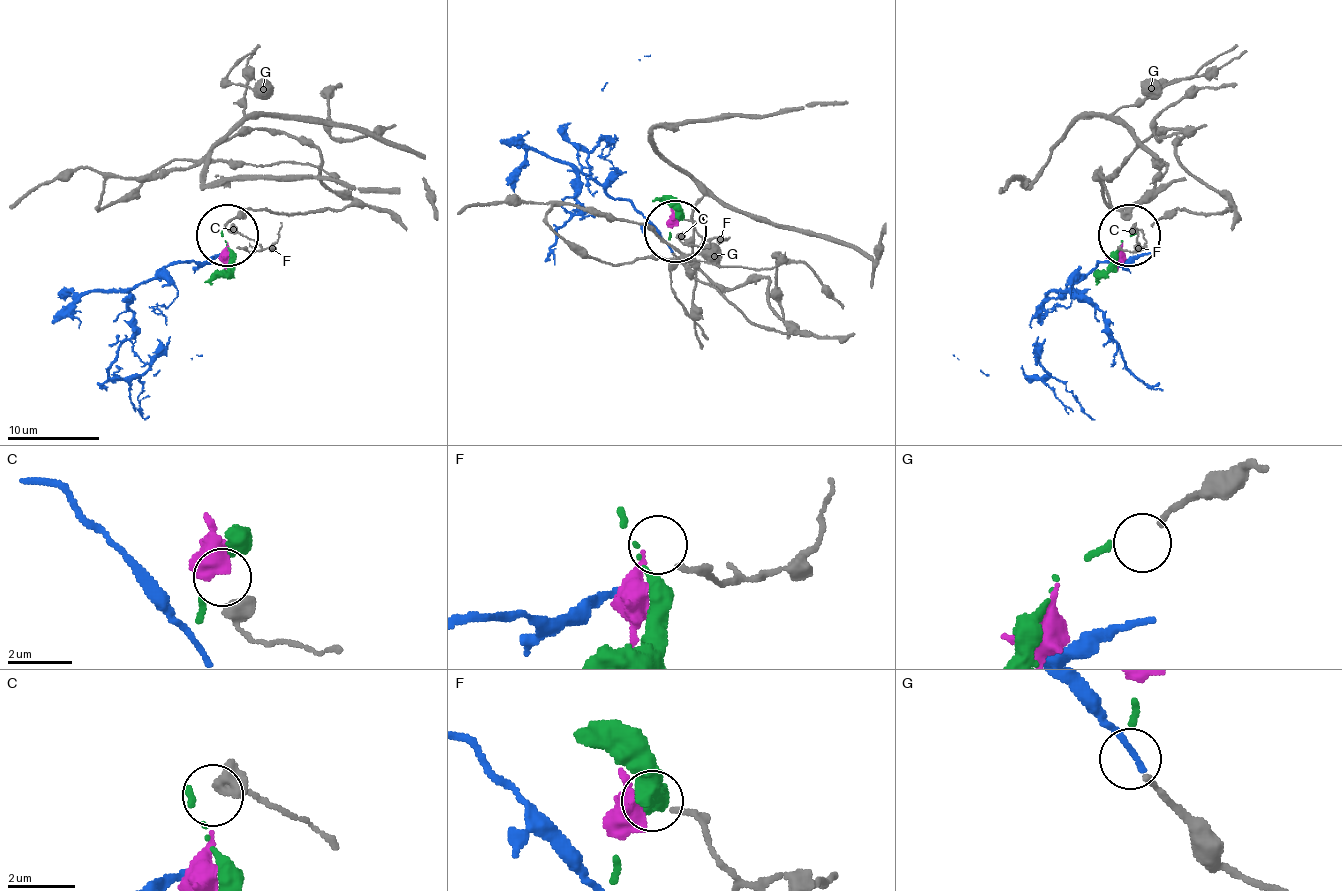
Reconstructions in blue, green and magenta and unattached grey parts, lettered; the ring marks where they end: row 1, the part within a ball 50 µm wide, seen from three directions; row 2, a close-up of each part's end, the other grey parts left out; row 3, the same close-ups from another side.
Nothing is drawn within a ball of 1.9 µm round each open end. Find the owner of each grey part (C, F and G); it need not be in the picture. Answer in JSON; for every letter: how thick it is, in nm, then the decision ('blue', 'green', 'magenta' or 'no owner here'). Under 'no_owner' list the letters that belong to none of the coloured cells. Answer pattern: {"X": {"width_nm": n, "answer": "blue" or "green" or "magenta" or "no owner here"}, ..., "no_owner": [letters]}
{"C": {"width_nm": 600, "answer": "no owner here"}, "F": {"width_nm": 190, "answer": "no owner here"}, "G": {"width_nm": 190, "answer": "no owner here"}, "no_owner": ["C", "F", "G"]}

